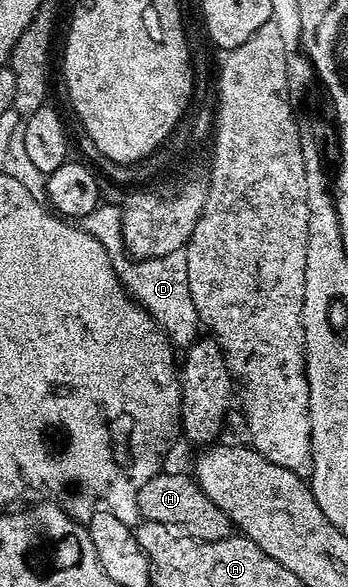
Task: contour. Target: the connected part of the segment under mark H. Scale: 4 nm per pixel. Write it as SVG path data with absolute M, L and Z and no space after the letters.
M157 473L144 487L138 489L138 516L142 521L155 521L167 525L179 534L195 537L197 541L219 541L231 536L232 526L228 515L204 495L193 476L182 473Z

